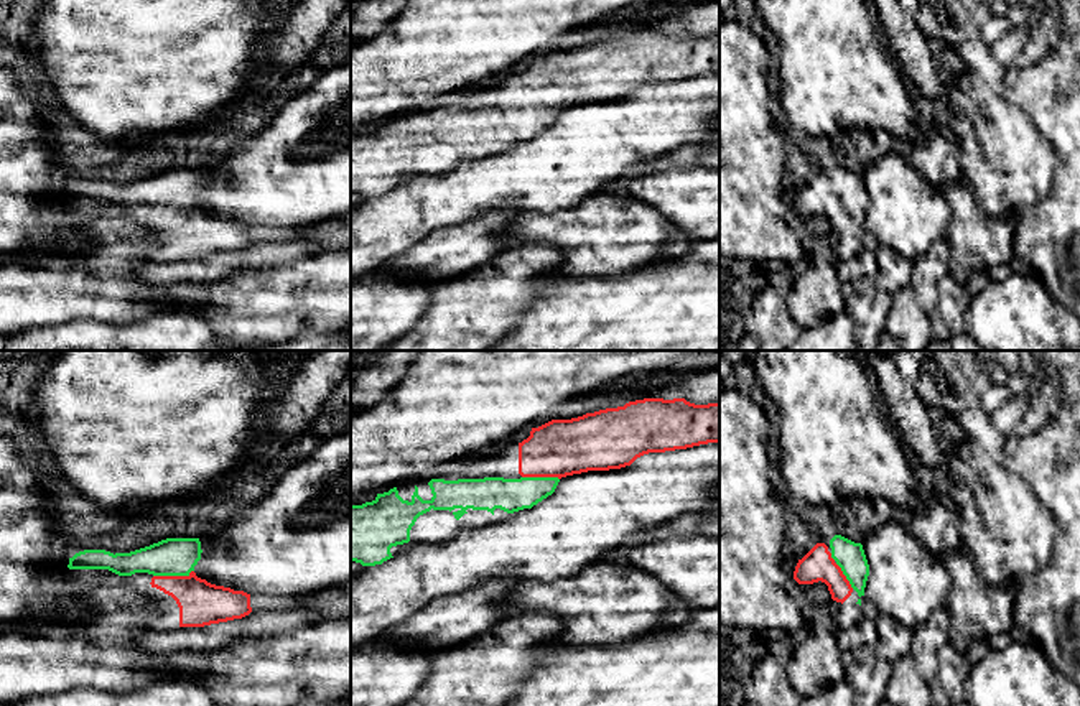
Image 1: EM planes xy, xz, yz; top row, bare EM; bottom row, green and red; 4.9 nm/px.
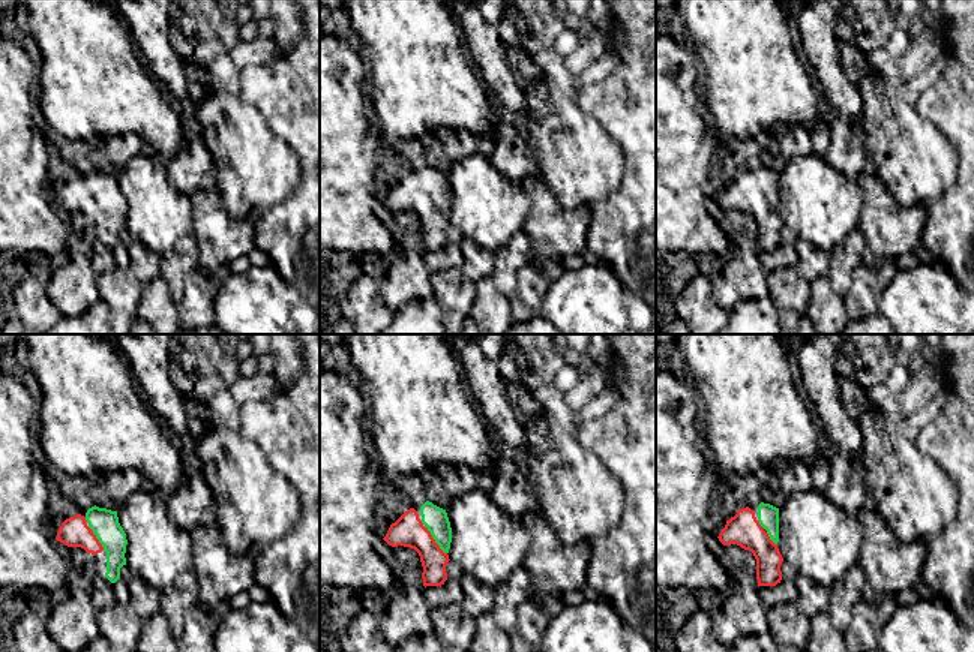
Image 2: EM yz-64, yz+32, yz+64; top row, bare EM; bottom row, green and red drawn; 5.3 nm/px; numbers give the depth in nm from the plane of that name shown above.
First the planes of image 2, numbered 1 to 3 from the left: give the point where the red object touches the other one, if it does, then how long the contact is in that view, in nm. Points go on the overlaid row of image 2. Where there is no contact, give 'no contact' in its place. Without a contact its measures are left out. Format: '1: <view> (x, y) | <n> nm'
1: yz-64 (96, 537) | 150 nm
2: yz+32 (435, 541) | 170 nm
3: yz+64 (770, 538) | 90 nm

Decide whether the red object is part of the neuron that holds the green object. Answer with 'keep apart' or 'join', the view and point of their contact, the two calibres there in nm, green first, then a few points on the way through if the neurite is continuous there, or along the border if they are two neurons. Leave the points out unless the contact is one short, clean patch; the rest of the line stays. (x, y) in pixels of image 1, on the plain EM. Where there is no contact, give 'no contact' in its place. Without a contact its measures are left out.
join; meets green in xy at (173, 206); 190 nm thick on the green side, 220 nm on the other; runs through xy (173, 188), (173, 206), (201, 234)

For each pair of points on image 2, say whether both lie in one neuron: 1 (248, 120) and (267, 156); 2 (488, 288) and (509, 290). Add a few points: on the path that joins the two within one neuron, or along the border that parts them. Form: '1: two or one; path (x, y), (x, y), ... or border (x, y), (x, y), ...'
1: one; path (248, 129), (248, 137), (258, 147)
2: two; border (491, 276), (509, 297)

